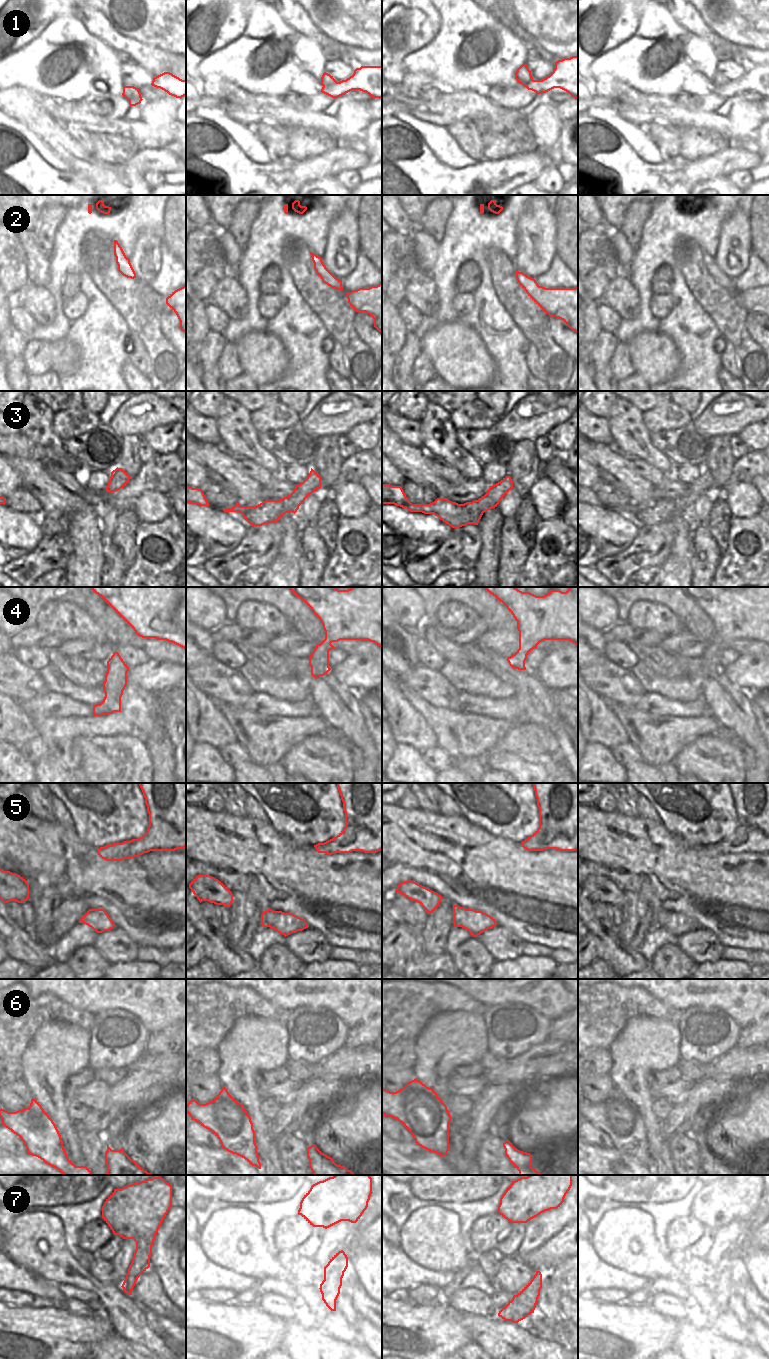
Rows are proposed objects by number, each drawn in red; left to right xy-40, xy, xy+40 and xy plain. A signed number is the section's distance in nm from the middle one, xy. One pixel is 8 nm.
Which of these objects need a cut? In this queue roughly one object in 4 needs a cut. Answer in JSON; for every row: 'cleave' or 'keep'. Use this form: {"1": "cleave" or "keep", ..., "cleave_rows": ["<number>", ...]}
{"1": "keep", "2": "keep", "3": "cleave", "4": "keep", "5": "keep", "6": "cleave", "7": "keep", "cleave_rows": ["3", "6"]}

